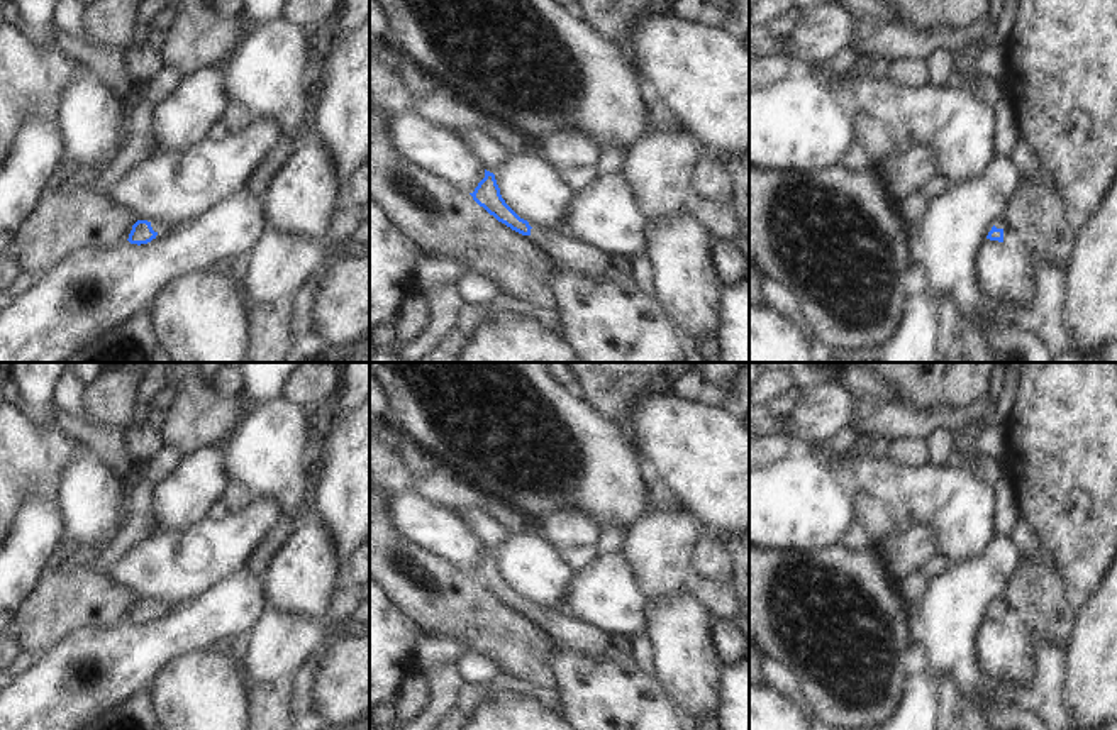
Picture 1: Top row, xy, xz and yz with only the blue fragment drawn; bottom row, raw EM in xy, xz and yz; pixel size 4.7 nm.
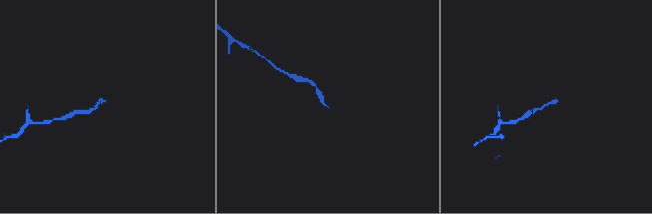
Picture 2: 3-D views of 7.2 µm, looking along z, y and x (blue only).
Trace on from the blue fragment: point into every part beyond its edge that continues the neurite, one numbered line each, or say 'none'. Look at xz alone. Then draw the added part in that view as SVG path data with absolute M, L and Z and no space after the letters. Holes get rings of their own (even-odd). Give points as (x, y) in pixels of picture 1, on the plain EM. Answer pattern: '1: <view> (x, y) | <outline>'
1: xz (570, 634) | M532 606L531 615L554 642L556 647L578 650L592 659L607 659L620 642L614 635L561 613Z

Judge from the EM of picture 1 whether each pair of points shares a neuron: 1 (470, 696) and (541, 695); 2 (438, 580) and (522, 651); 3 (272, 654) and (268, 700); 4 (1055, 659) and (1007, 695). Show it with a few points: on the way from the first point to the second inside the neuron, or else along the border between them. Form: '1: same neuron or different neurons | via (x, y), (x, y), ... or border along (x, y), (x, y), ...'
1: same neuron | via (487, 688), (492, 685), (517, 685), (524, 688)
2: same neuron | via (458, 600), (480, 622), (502, 634)
3: different neurons | border along (288, 676), (270, 683), (250, 681)
4: same neuron | via (1048, 673), (1026, 695), (1021, 695)

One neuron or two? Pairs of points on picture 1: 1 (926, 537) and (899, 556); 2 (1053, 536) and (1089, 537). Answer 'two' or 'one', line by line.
1: one
2: one

